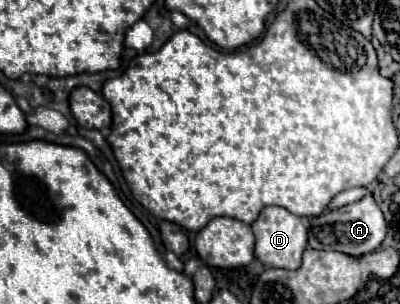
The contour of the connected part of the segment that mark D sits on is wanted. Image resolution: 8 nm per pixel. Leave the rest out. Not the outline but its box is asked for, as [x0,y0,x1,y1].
[251,207,307,269]

